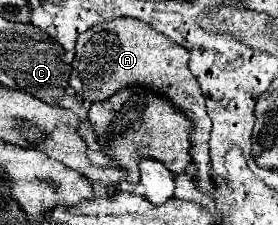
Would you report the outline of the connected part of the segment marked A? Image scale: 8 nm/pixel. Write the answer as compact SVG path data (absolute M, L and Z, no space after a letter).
M121 17L111 23L95 25L77 37L77 51L71 63L69 87L75 91L75 95L81 97L81 101L89 101L89 103L107 101L107 97L117 93L121 87L129 87L129 85L153 87L157 95L171 101L175 109L185 113L185 117L189 117L189 121L193 123L189 135L191 163L195 167L199 189L203 193L211 193L213 171L209 165L209 143L207 143L211 133L211 119L205 111L205 97L201 93L201 87L191 75L187 63L189 63L189 53L185 53L181 45L177 45L169 37L163 37L143 21Z

